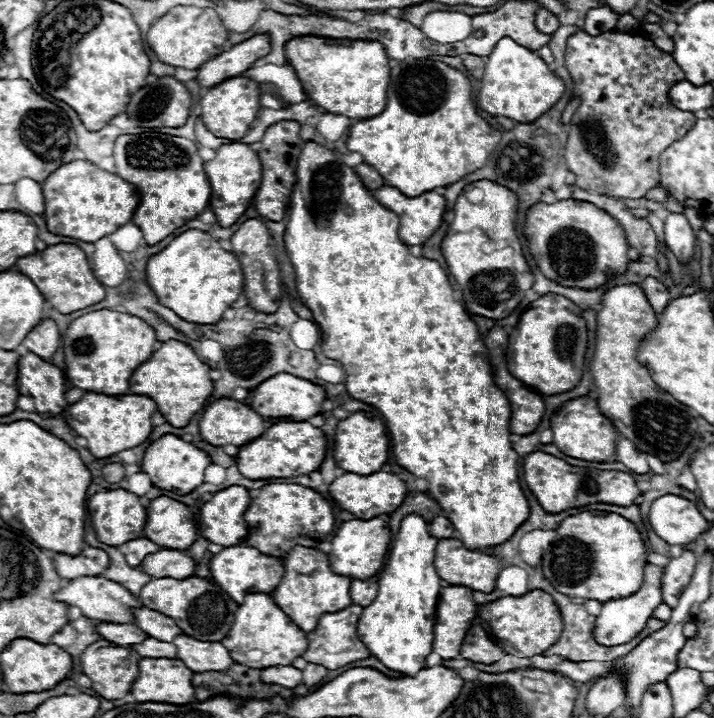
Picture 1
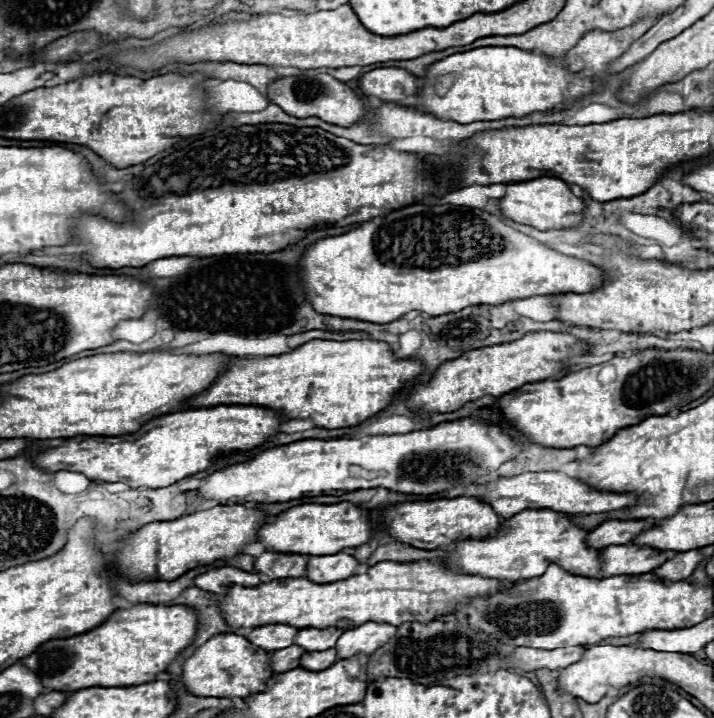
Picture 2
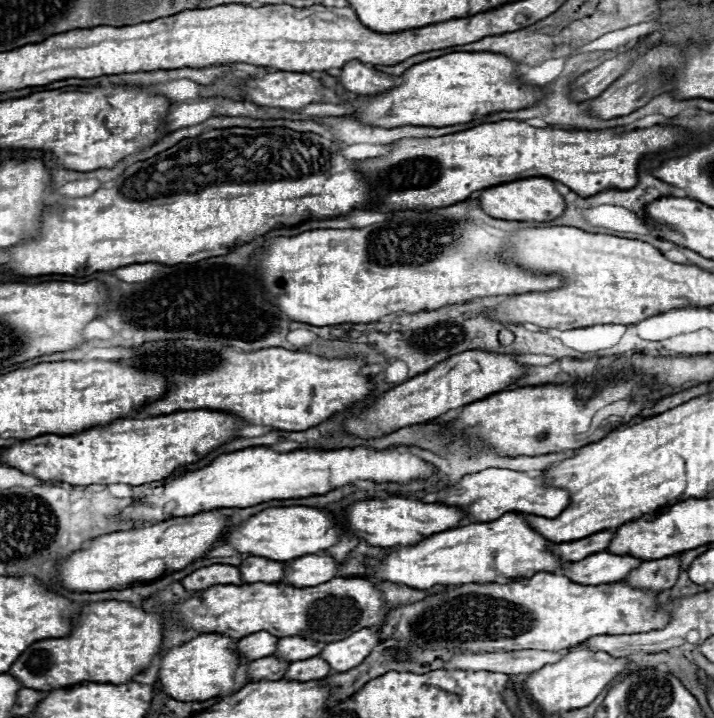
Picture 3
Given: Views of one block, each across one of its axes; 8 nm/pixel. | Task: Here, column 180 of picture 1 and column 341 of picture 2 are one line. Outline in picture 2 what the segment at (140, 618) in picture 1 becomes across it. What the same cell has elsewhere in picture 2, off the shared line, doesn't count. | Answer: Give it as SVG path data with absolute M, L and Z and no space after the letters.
M304 628L296 634L294 644L304 648L306 652L322 652L322 650L332 648L340 634L342 634L342 630L338 630L338 628L326 628L326 630Z

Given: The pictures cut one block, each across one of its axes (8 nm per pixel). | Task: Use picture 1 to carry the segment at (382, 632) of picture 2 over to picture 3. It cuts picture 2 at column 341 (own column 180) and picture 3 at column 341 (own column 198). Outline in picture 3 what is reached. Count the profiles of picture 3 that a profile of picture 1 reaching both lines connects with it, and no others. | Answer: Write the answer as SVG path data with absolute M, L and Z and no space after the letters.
M362 628L344 640L326 644L326 648L322 648L322 660L326 660L330 670L346 672L346 668L360 664L376 644L376 628Z

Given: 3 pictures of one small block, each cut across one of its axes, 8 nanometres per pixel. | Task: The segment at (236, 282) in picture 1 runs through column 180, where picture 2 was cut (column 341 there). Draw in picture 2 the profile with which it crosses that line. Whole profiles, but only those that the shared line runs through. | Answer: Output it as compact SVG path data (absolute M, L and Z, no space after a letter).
M412 204L374 222L364 222L346 234L312 242L300 258L300 284L306 300L318 314L388 324L412 310L442 316L474 304L504 304L508 300L558 292L590 292L590 288L602 284L602 272L586 260L560 254L512 230L500 216L486 214L480 208Z

